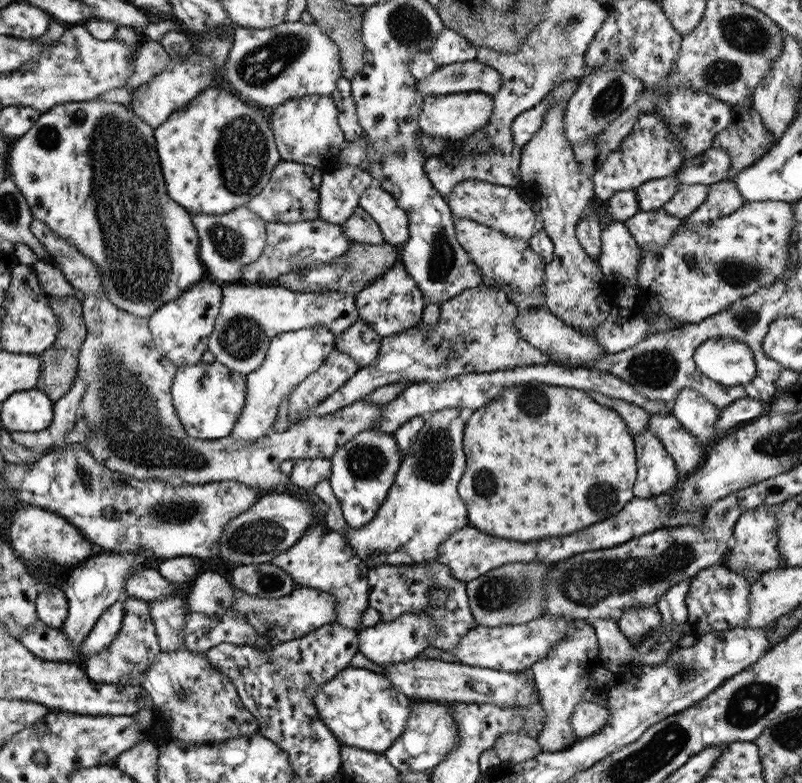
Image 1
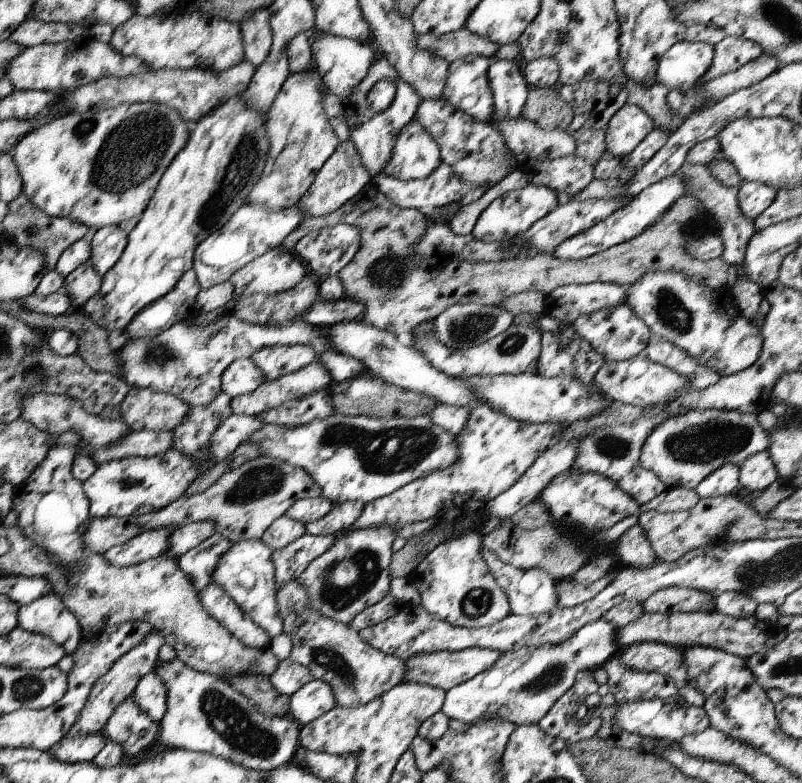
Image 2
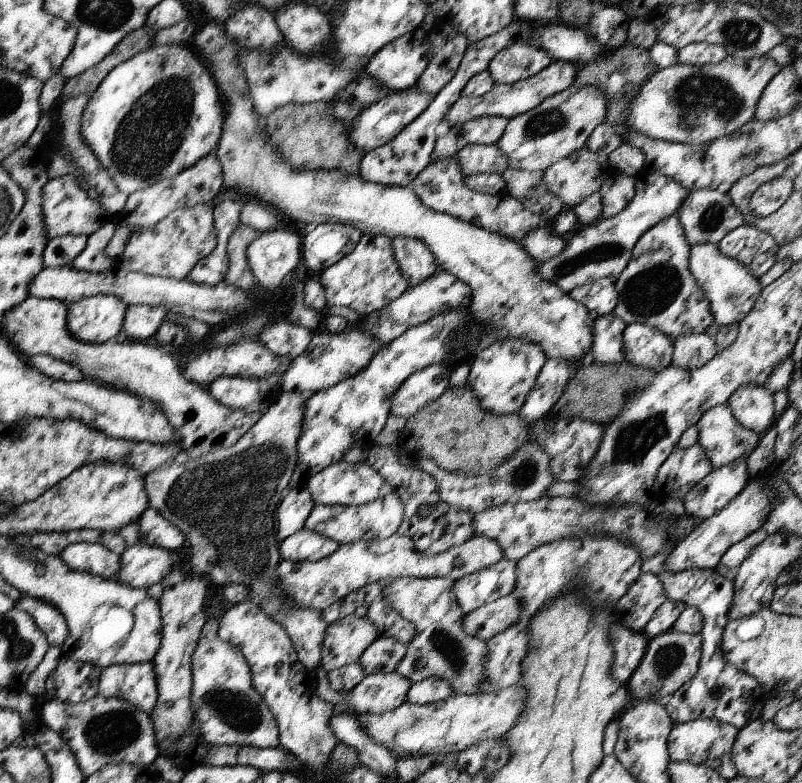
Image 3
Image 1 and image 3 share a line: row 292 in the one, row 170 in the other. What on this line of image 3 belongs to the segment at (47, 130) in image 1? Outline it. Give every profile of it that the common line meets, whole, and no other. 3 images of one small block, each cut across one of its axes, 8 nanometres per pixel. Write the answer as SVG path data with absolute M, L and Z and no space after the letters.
M151 44L101 79L83 109L80 133L117 190L130 195L145 189L215 150L222 108L207 70L186 44Z

